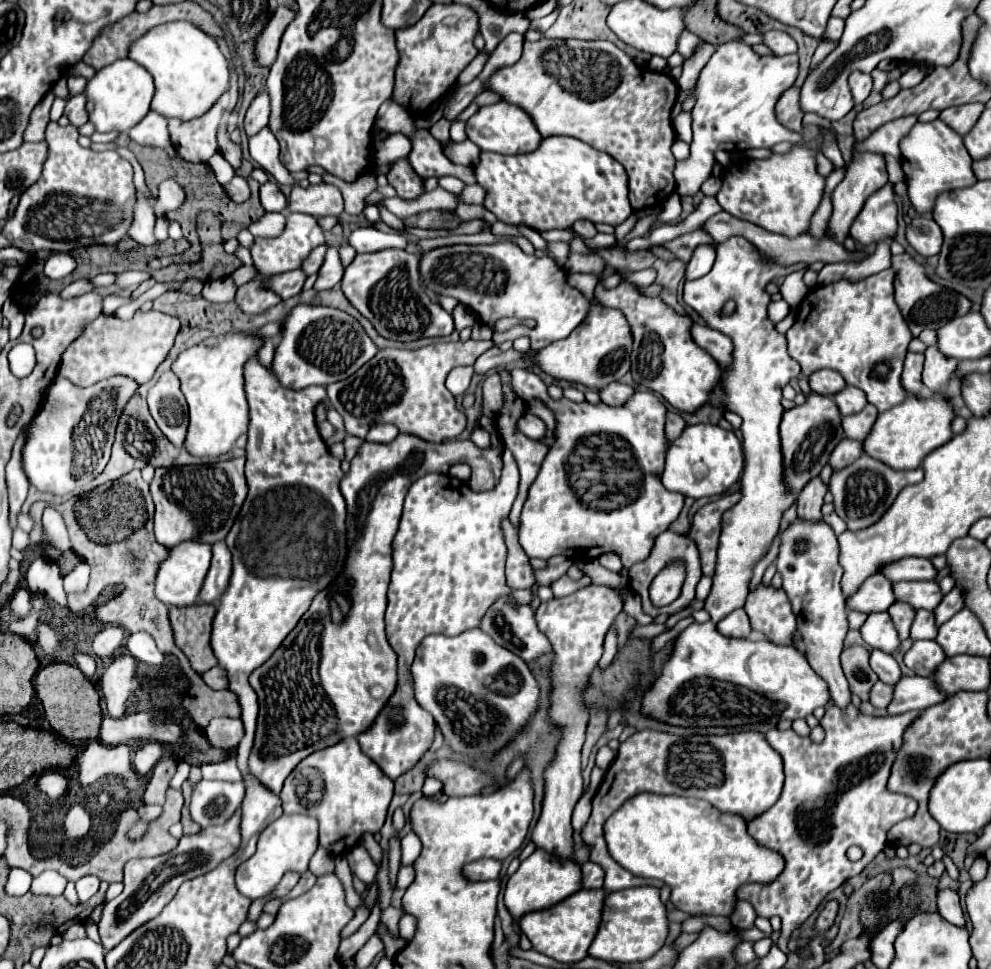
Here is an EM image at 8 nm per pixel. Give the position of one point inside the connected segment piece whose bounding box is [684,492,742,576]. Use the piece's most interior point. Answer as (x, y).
(705, 530)

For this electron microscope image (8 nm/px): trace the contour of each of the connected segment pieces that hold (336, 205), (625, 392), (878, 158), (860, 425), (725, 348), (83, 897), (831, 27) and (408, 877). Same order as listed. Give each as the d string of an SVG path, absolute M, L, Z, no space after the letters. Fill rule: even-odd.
M318 184L310 188L294 186L286 212L302 212L310 216L340 216L344 212L344 200L336 186Z
M610 382L608 386L604 386L602 390L598 390L600 400L610 404L610 406L618 406L622 402L626 402L626 398L630 398L630 394L634 394L634 388L622 382Z
M858 154L858 156L854 156L844 180L830 194L830 198L832 198L832 216L828 220L830 238L834 238L838 244L842 244L844 238L848 236L852 222L860 214L864 202L868 200L868 196L874 194L876 190L880 190L886 182L888 182L888 172L886 172L886 164L884 164L882 154Z
M866 404L866 408L858 414L852 414L852 416L844 416L842 418L842 428L844 428L844 434L852 440L864 440L870 430L872 430L872 424L876 422L876 416L878 416L878 410L870 404Z
M692 324L690 328L690 334L692 334L692 340L704 348L710 356L714 356L720 364L722 370L726 370L726 366L730 364L732 360L732 340L724 334L720 334L718 330L712 330L708 326L702 326L702 324Z
M84 876L76 882L76 892L78 892L78 900L80 902L86 902L88 898L92 898L96 892L98 892L98 886L100 886L100 880L94 878L94 876Z
M831 16L829 18L826 31L825 38L831 40L839 40L843 34L845 27L845 21L842 18Z
M402 866L400 872L398 872L398 882L396 882L396 886L398 886L400 890L406 890L412 882L414 882L414 868L412 868L412 866Z

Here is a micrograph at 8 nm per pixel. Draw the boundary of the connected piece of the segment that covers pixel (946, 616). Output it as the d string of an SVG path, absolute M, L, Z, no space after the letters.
M954 588L952 592L948 592L942 602L934 608L934 618L936 618L936 626L942 626L946 620L950 620L956 612L960 612L964 608L964 598L962 598L962 590Z

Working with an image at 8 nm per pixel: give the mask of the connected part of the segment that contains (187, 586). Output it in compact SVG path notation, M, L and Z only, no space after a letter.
M186 540L174 548L168 550L168 556L160 562L156 572L156 584L154 594L158 600L162 600L168 606L190 606L198 602L198 592L202 588L204 576L210 568L210 544L198 542L198 540Z

